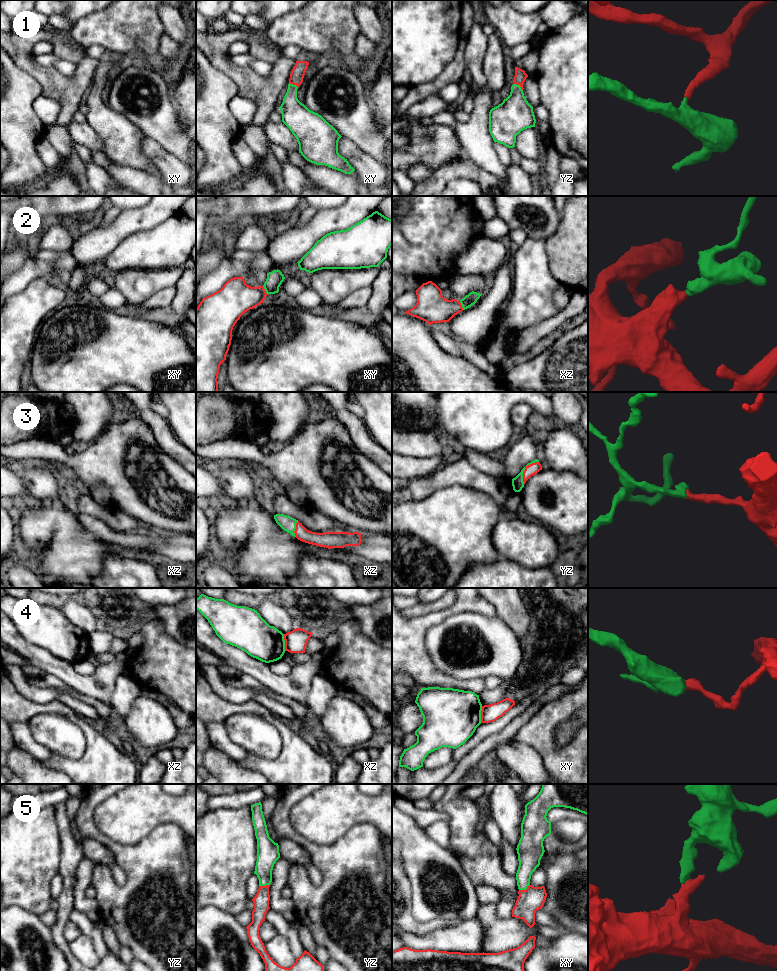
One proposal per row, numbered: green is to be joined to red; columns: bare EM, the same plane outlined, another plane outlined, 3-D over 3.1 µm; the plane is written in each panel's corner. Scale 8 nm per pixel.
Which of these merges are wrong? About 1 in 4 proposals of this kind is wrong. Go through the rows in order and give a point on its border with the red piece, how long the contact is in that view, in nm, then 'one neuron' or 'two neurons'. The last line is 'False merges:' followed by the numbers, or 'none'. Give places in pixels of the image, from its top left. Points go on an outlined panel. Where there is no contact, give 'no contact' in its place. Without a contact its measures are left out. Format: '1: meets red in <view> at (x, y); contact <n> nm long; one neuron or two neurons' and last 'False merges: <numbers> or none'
1: meets red in yz at (520, 86); contact 90 nm long; one neuron
2: meets red in xz at (461, 305); contact 80 nm long; one neuron
3: meets red in yz at (525, 469); contact 220 nm long; one neuron
4: meets red in xz at (285, 642); contact 140 nm long; two neurons
5: meets red in xy at (524, 890); contact 100 nm long; one neuron
False merges: 4

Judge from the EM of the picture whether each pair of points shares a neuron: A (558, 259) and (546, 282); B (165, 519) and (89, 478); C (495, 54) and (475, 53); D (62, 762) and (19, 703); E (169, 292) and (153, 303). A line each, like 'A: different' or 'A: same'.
A: different
B: same
C: different
D: same
E: same

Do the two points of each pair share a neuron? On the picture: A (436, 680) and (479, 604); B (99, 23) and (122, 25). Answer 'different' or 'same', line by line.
A: same
B: same

